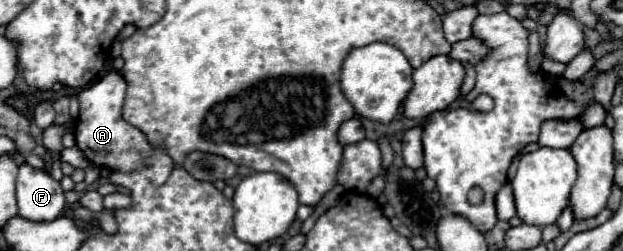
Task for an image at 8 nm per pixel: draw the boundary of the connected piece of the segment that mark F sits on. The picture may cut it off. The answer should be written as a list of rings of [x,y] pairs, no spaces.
[[[22,164],[16,178],[18,214],[26,220],[42,222],[58,218],[66,208],[64,190],[46,170]]]

